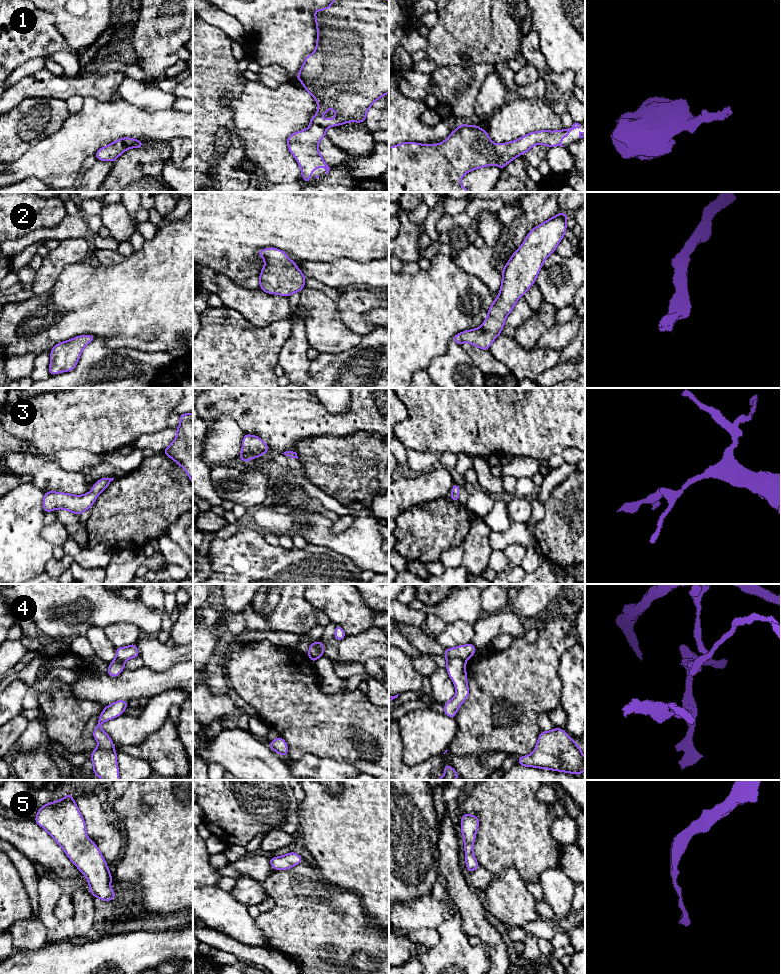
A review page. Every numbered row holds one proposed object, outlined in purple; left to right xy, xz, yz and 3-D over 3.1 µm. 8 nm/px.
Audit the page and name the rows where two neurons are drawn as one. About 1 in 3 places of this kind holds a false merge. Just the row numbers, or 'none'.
4

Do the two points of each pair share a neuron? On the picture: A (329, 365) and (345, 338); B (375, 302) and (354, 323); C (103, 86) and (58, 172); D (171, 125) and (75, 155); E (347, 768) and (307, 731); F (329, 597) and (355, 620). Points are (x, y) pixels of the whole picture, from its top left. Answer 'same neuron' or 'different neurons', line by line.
A: different neurons
B: same neuron
C: different neurons
D: same neuron
E: different neurons
F: same neuron

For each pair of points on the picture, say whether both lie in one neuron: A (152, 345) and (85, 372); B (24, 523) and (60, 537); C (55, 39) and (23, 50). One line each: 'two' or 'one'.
A: two
B: two
C: one

